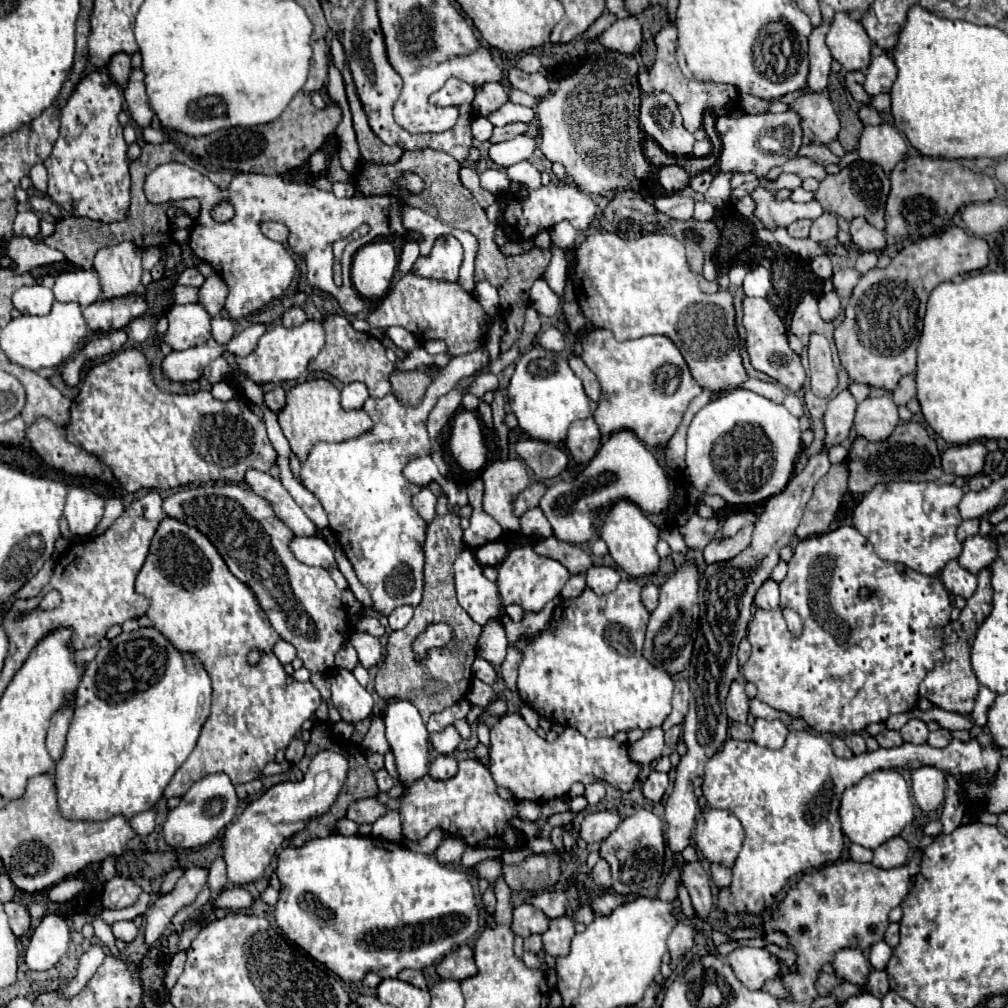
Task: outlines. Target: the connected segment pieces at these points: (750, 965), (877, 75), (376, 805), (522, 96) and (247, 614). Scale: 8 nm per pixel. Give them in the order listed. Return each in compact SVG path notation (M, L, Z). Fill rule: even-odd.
M736 948L728 954L728 964L748 990L762 990L768 980L780 976L778 960L766 948Z
M880 54L876 58L872 58L868 72L866 72L866 82L864 82L864 90L870 96L878 96L882 92L890 92L894 80L896 80L896 64L888 54Z
M364 798L364 800L356 800L350 808L348 808L348 818L354 820L356 824L372 824L376 822L380 816L384 816L388 812L388 808L378 800L378 798Z
M510 88L510 102L516 102L516 104L522 104L522 106L536 106L536 98L526 94L526 92L520 92L516 88Z
M168 516L160 522L152 538L148 558L136 578L136 592L144 594L150 602L146 616L150 618L152 628L166 636L176 650L192 654L206 668L212 680L212 712L202 726L196 748L170 780L164 796L182 798L194 782L216 772L228 774L234 786L260 778L264 766L276 758L278 750L288 748L290 740L298 736L302 722L318 710L322 700L320 692L312 686L312 682L298 682L284 672L284 666L272 652L280 636L268 624L268 616L260 608L256 596L244 582L236 580L210 540L202 532L196 532L196 528L188 528ZM250 650L262 652L258 664L248 664Z

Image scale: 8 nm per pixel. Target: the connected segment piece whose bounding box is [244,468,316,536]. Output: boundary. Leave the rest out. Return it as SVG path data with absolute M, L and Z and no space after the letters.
M254 468L246 470L244 482L250 486L250 490L264 500L270 502L276 516L296 534L296 536L314 536L316 526L308 520L308 516L302 512L302 508L294 502L294 498L288 494L288 490L282 486L280 480L272 478L268 472L260 472Z

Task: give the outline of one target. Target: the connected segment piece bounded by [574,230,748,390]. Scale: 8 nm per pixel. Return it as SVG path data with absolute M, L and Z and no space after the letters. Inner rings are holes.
M598 230L576 248L576 298L582 314L594 328L608 328L616 340L634 340L648 334L660 334L674 340L682 352L692 378L708 390L734 390L748 380L740 356L740 338L736 330L734 298L728 290L704 294L696 274L688 268L684 244L668 234L648 234L638 240L624 240L612 232Z

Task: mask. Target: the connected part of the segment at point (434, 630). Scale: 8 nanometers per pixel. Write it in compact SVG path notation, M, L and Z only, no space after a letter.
M432 624L426 628L426 632L422 636L418 636L418 640L414 642L414 652L422 658L426 656L428 648L434 646L444 646L448 644L452 638L452 630L448 628L448 624Z

